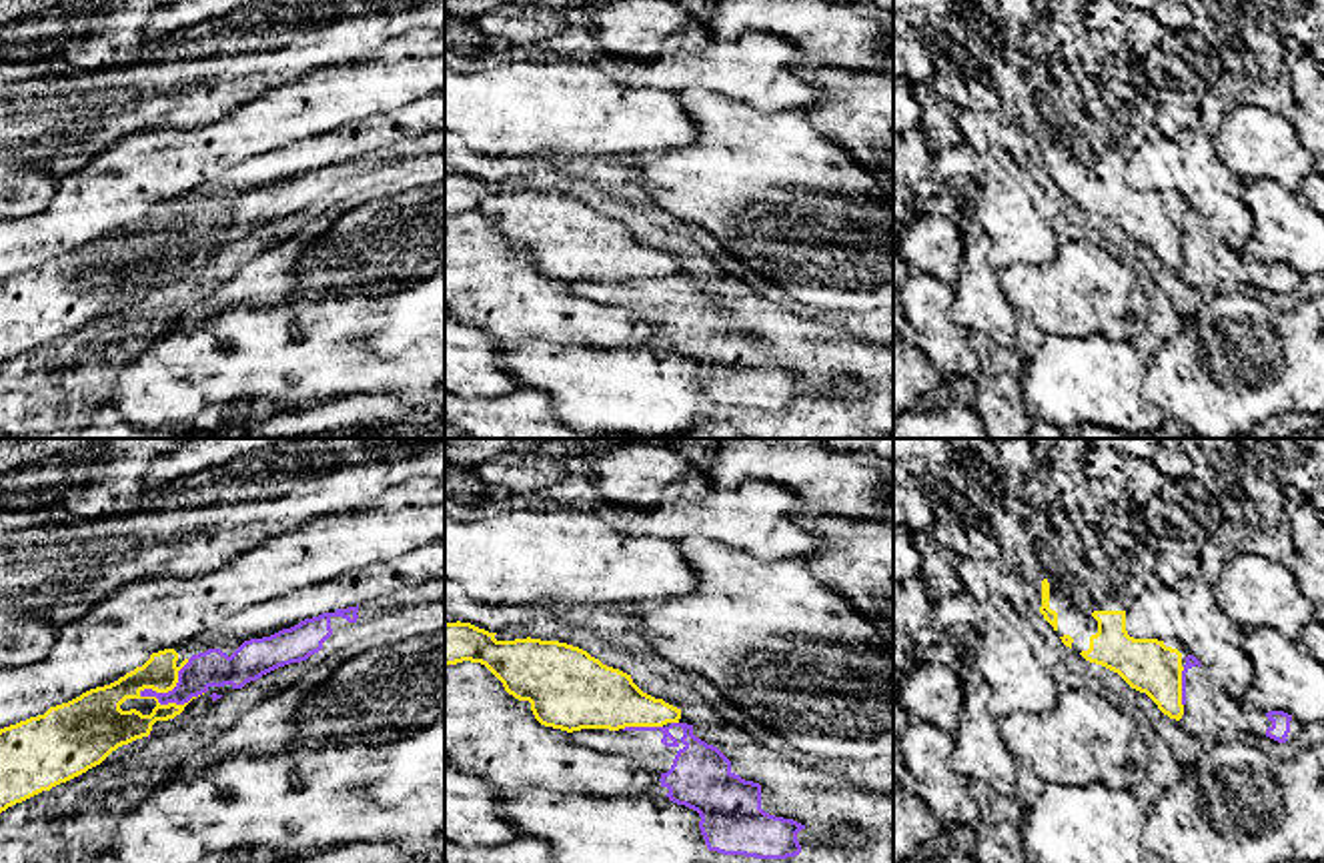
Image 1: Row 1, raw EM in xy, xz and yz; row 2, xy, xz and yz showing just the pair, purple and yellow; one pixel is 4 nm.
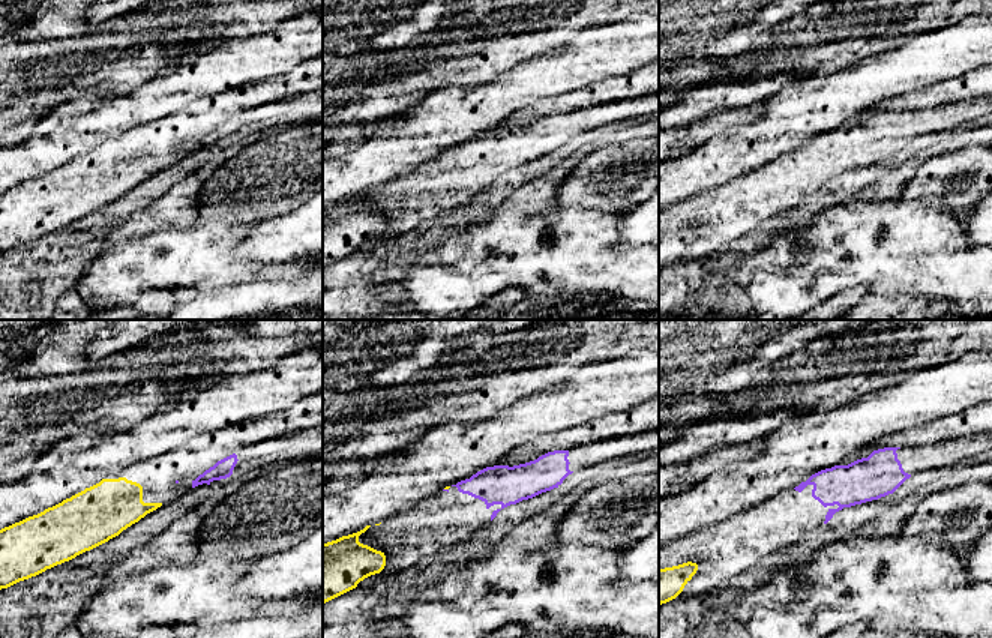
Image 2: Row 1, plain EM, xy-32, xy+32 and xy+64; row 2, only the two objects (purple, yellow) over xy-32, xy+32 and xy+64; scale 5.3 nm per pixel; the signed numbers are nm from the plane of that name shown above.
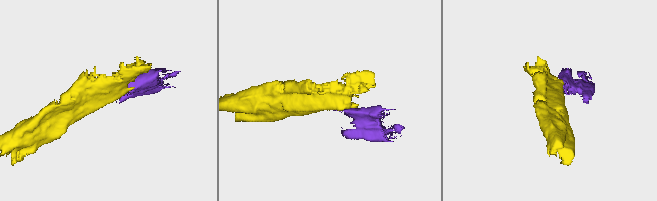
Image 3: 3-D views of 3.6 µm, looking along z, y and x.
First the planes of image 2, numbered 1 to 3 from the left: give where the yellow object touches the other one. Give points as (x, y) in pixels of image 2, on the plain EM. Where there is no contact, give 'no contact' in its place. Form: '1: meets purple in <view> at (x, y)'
1: no contact
2: meets purple in xy+32 at (446, 153)
3: no contact

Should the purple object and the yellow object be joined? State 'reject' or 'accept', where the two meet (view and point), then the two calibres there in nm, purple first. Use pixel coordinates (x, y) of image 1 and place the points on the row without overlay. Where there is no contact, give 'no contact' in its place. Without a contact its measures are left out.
reject; contact xy (169, 243); calibres 150 and 150 nm

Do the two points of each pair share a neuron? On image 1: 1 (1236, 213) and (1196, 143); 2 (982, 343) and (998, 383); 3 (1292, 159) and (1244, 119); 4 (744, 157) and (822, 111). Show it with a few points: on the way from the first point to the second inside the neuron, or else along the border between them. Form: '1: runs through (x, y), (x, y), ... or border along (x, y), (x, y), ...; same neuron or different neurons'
1: runs through (1218, 195), (1204, 181), (1200, 161); same neuron
2: runs through (990, 353), (998, 363), (998, 373); same neuron
3: runs through (1280, 155), (1256, 131); same neuron
4: border along (802, 109), (804, 117), (820, 133), (844, 149); different neurons

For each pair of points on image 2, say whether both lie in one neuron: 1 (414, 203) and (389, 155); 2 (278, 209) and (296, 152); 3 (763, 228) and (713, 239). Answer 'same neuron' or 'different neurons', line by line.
1: different neurons
2: same neuron
3: different neurons

